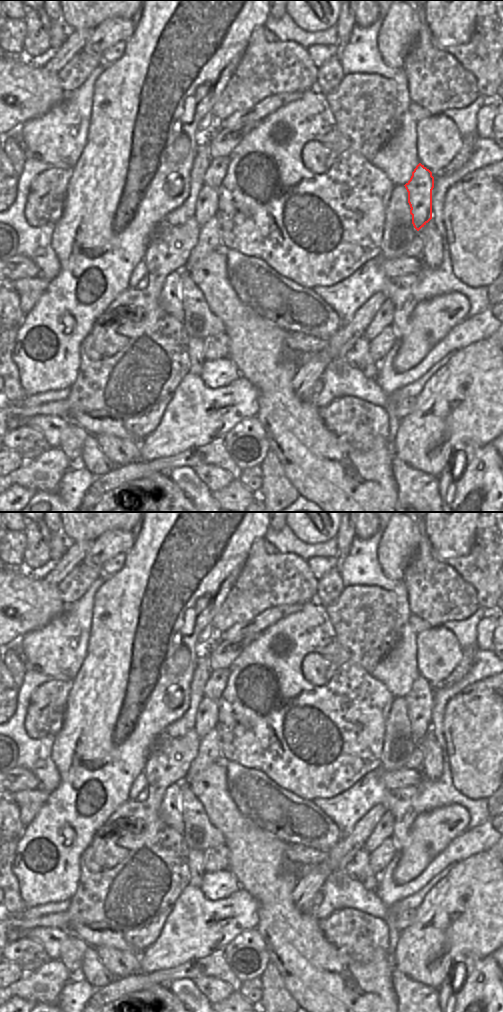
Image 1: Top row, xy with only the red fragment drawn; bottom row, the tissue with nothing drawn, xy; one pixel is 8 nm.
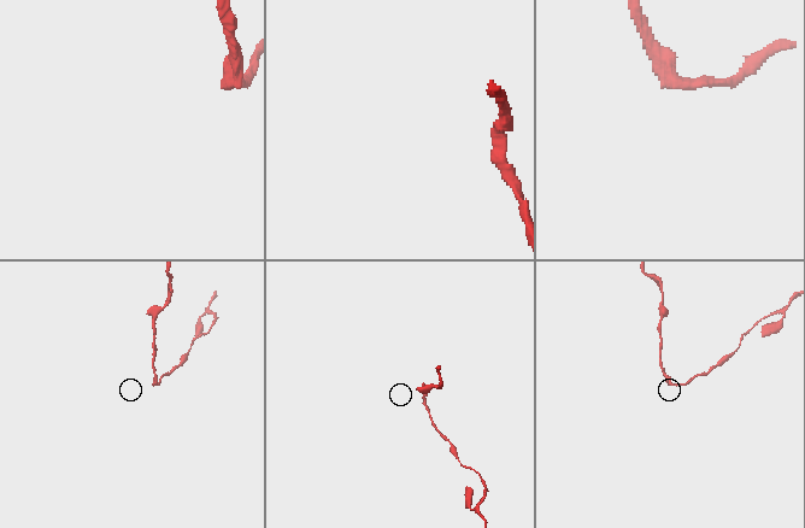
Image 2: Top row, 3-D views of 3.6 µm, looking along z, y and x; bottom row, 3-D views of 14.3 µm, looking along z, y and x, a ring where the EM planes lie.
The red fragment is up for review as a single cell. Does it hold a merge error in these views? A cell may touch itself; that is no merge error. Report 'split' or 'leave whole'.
split

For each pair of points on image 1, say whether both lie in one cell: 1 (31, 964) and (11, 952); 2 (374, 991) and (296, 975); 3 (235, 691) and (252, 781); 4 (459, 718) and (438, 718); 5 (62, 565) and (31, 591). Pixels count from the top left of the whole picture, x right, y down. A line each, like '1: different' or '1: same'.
1: same
2: same
3: different
4: different
5: different

